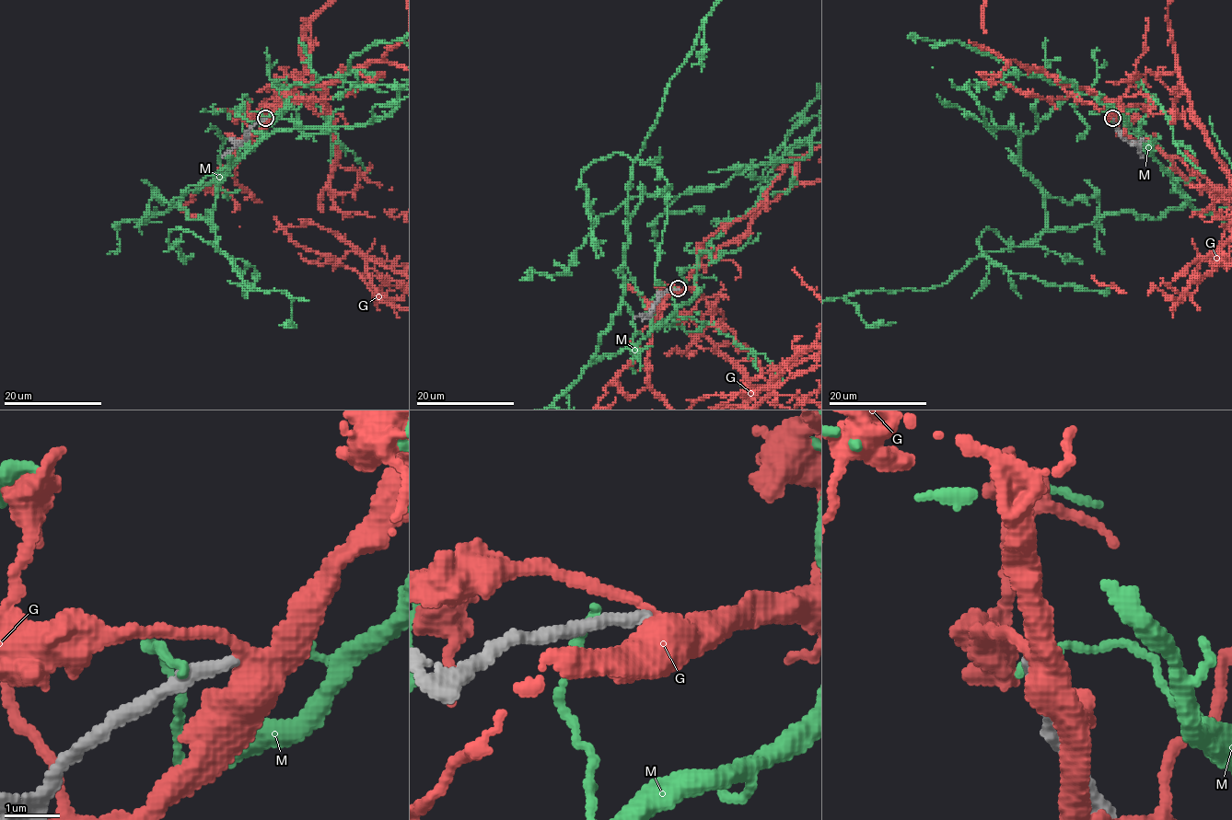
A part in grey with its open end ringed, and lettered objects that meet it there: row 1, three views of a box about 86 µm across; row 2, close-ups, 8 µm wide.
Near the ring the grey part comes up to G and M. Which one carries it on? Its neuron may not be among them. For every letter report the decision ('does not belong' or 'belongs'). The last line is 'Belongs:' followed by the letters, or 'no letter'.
G: does not belong
M: does not belong
Belongs: no letter

